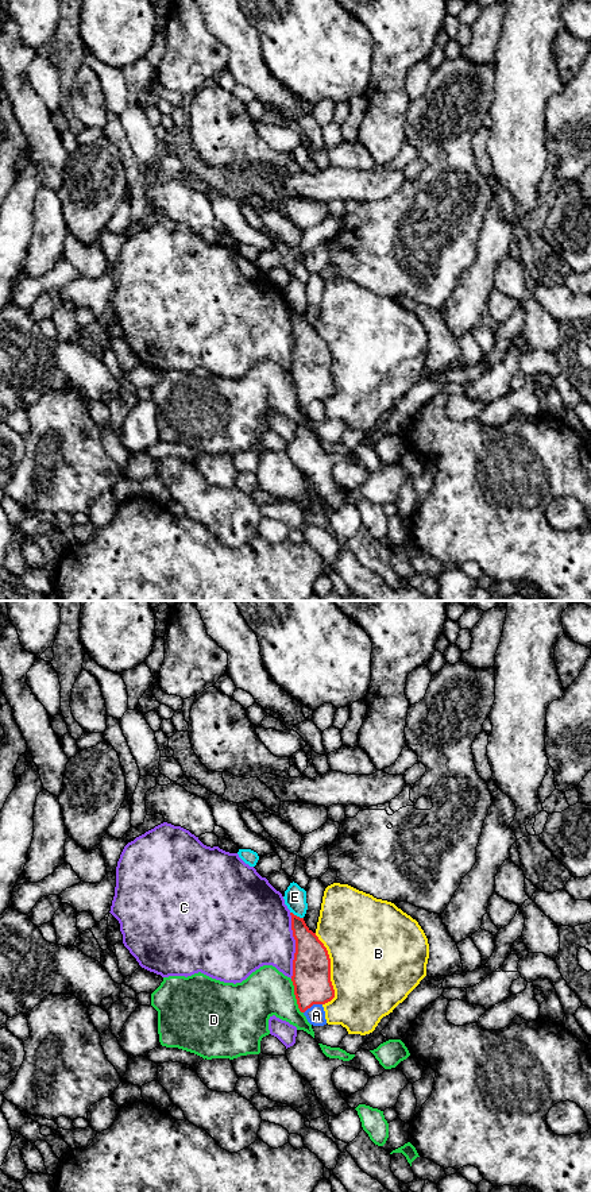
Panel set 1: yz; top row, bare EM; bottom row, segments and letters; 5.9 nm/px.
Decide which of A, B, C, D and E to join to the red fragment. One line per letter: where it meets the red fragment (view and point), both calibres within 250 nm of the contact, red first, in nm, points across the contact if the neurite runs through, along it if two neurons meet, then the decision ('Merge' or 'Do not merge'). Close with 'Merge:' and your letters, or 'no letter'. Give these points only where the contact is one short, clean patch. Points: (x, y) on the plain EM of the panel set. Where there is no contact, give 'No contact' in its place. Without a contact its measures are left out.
A: Touches red at yz (312, 400). Thickness 220 nm (red) against 110 nm. Do not merge
B: Touches red at yz (329, 365). Thickness 220 nm (red) against 500 nm. Do not merge
C: Touches red at yz (296, 340). Thickness 220 nm (red) against 420 nm. Do not merge
D: Touches red at yz (296, 392). Thickness 220 nm (red) against 280 nm. Do not merge
E: Touches red at yz (296, 311). Thickness 190 nm (red) against 130 nm. Boundary: yz (290, 307), (302, 313). Do not merge
Merge: no letter

